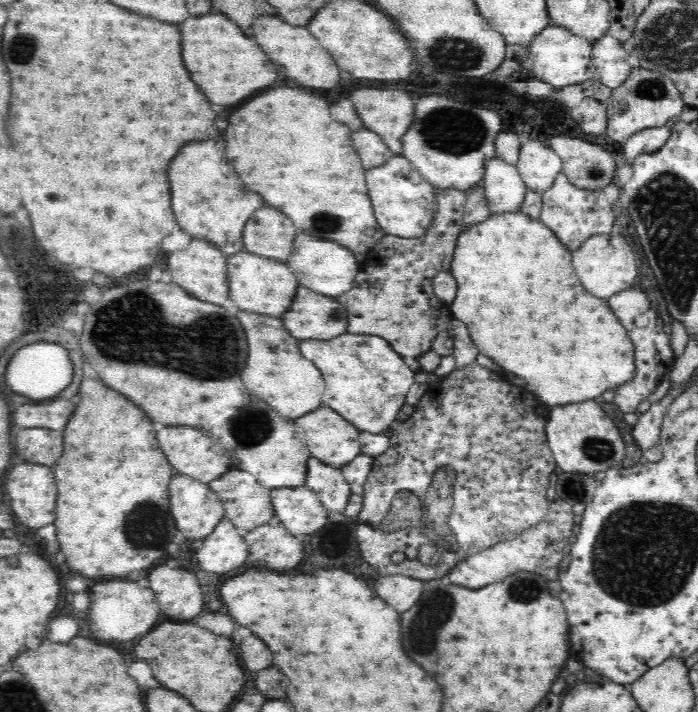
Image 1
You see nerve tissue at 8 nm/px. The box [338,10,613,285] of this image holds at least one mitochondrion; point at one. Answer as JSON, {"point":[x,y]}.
{"point":[442,135]}

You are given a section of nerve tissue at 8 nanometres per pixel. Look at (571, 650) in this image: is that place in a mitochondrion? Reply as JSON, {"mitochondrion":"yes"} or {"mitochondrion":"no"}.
{"mitochondrion":"no"}

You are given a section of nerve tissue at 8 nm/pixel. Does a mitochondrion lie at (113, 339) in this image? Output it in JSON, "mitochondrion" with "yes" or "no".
{"mitochondrion":"yes"}

